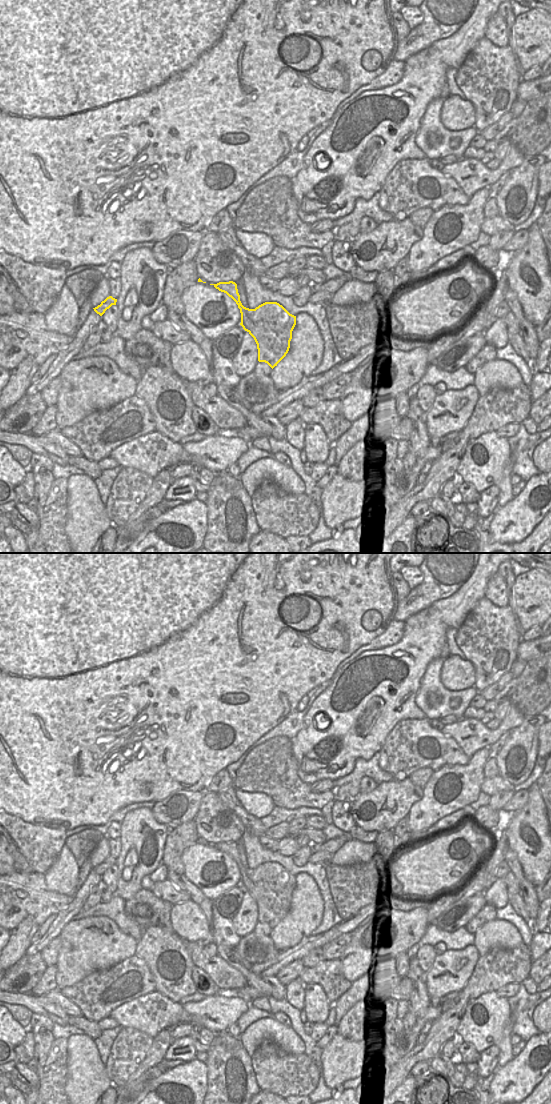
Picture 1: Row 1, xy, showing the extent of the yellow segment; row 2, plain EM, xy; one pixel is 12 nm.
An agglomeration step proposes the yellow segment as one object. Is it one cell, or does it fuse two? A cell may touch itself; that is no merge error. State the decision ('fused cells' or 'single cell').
fused cells

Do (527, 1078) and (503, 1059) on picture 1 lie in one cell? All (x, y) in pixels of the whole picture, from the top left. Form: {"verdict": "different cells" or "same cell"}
{"verdict": "different cells"}

